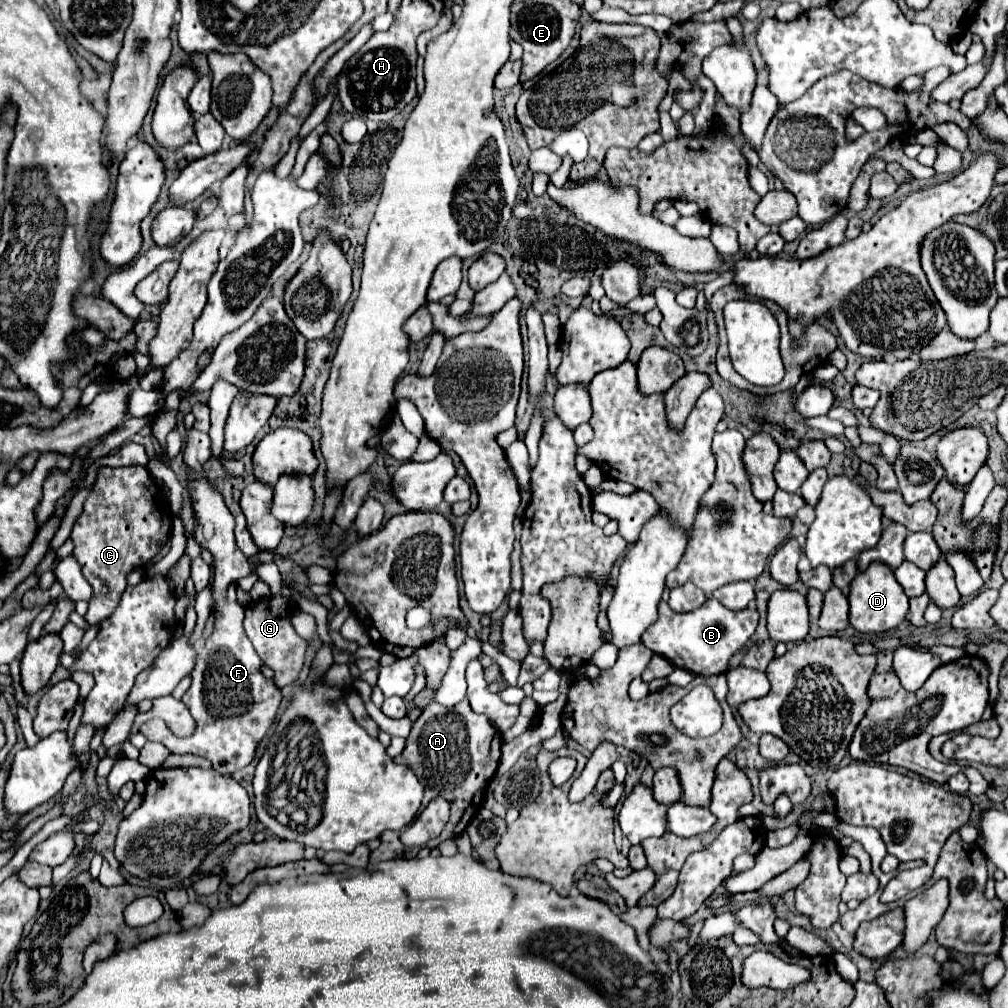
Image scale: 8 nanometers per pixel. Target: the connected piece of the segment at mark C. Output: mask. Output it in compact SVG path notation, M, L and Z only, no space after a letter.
M127 466L127 468L101 468L97 482L87 496L83 504L83 512L77 516L71 532L71 540L75 542L73 556L79 560L83 568L83 576L93 588L93 598L89 602L89 610L85 614L85 620L89 626L101 624L111 612L117 608L117 600L121 598L121 592L127 586L127 572L131 572L135 566L145 566L169 540L171 534L171 522L173 514L169 508L169 500L157 480L151 476L151 472L143 466Z

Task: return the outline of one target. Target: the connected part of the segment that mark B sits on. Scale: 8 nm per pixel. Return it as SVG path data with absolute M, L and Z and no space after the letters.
M707 598L697 610L675 614L667 602L659 604L659 620L649 626L641 638L641 642L653 650L655 654L667 658L673 666L685 668L703 678L719 676L727 672L729 660L737 654L753 636L759 622L759 612L755 608L745 610L729 610L719 600Z

